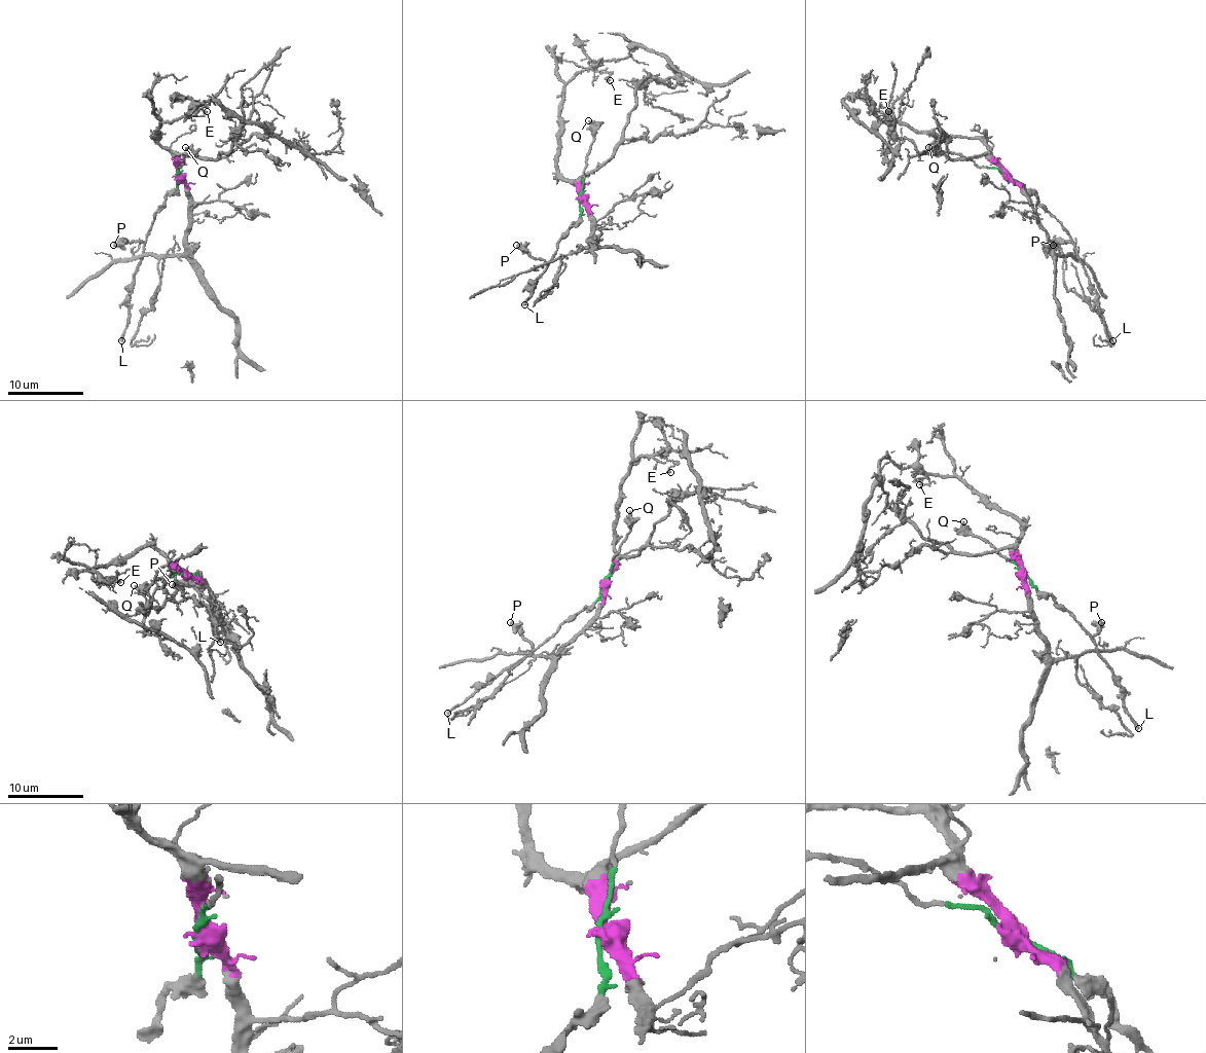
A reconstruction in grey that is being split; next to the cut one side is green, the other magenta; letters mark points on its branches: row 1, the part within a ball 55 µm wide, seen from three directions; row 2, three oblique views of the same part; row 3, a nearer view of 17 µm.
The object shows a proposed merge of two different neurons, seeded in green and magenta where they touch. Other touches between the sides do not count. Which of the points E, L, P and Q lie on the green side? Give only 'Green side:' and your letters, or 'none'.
Green side: L, P, Q

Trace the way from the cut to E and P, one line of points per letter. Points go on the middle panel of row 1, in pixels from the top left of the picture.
E: (580, 197), (579, 188), (557, 171), (559, 103), (565, 86), (586, 69), (607, 73), (605, 78), (611, 80)
P: (580, 197), (580, 216), (559, 241), (548, 261), (532, 258), (516, 245)

